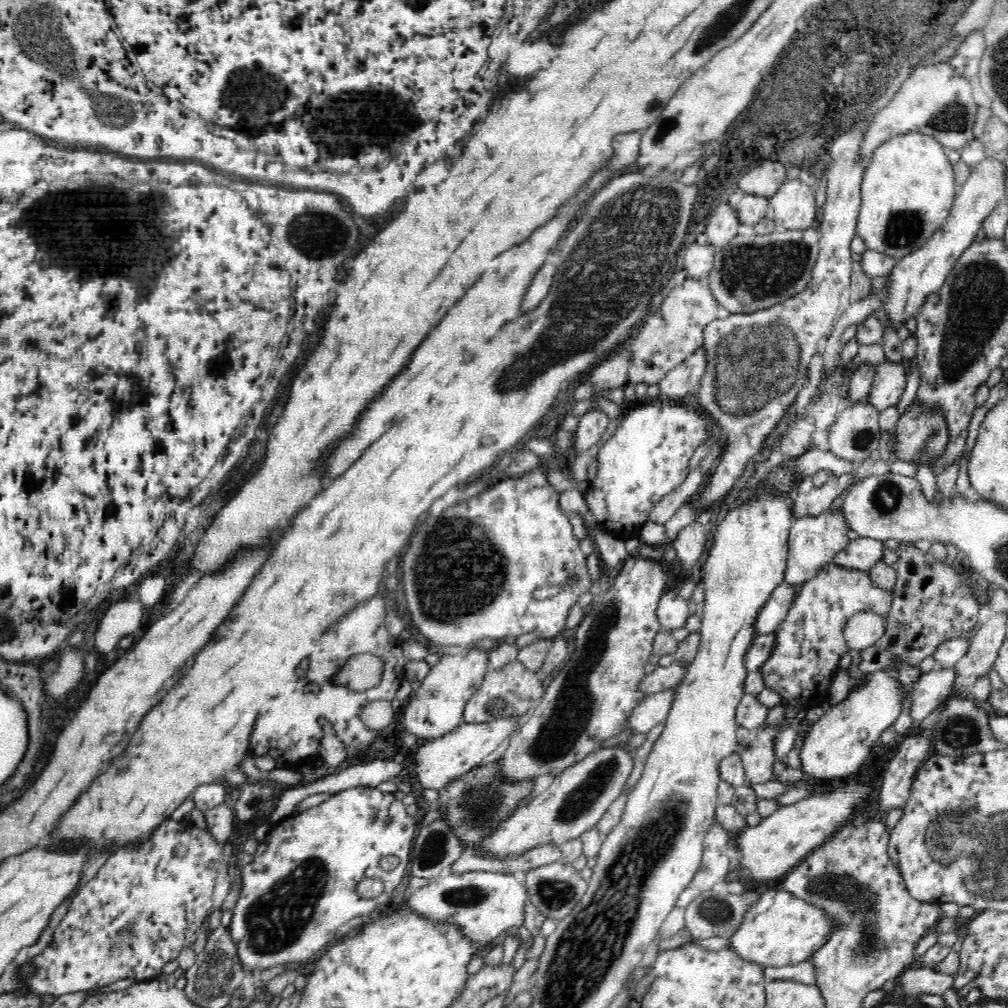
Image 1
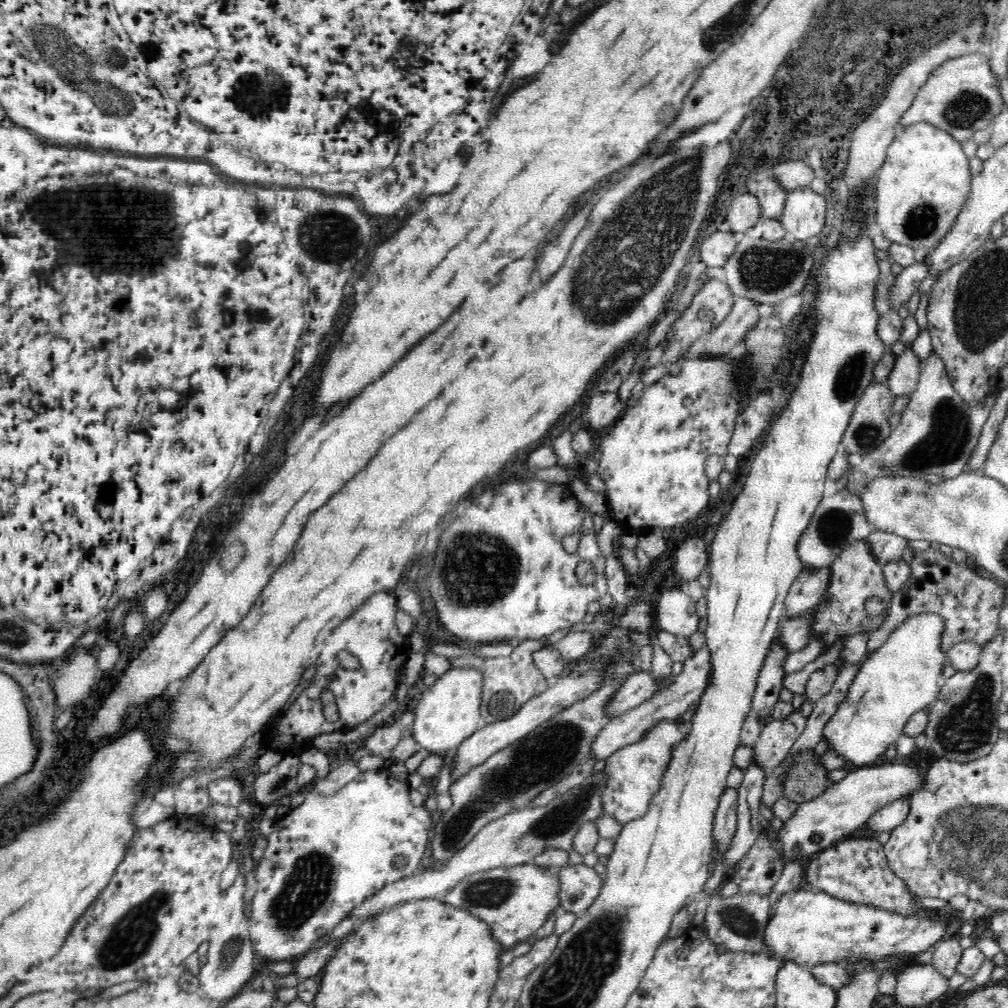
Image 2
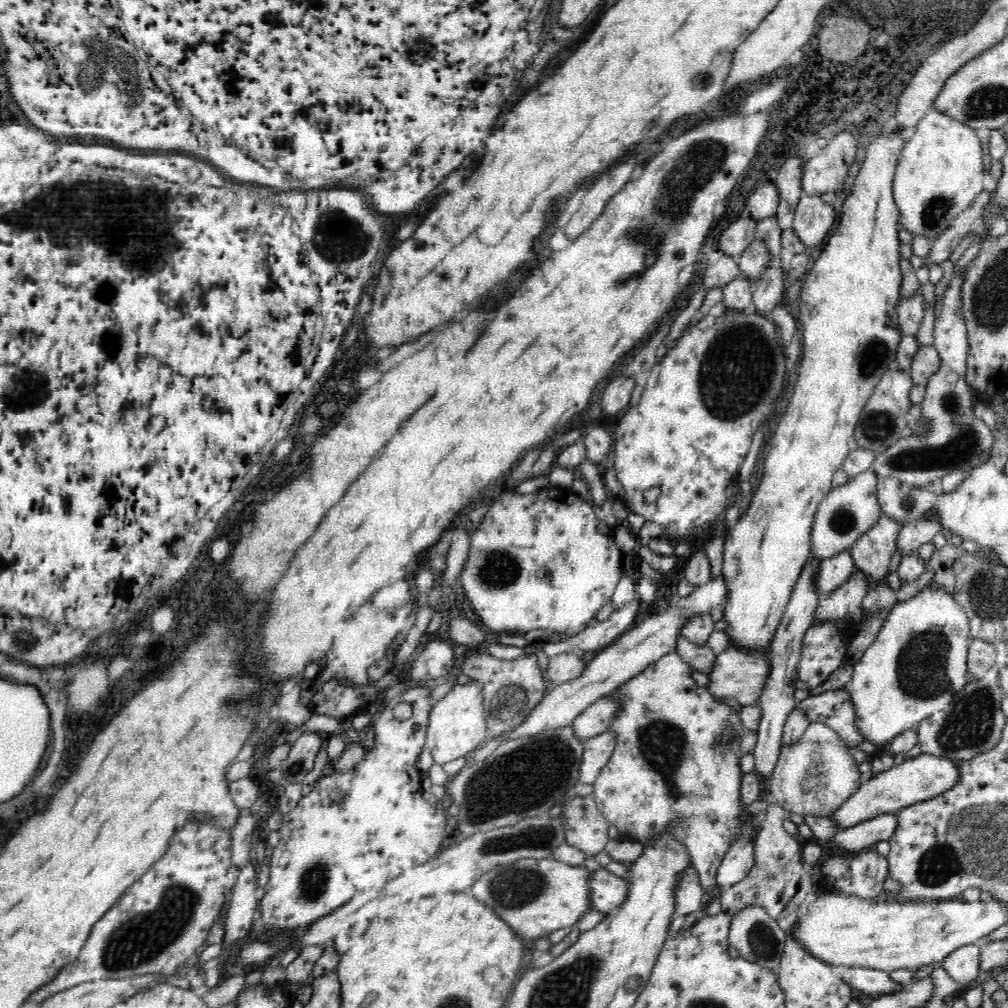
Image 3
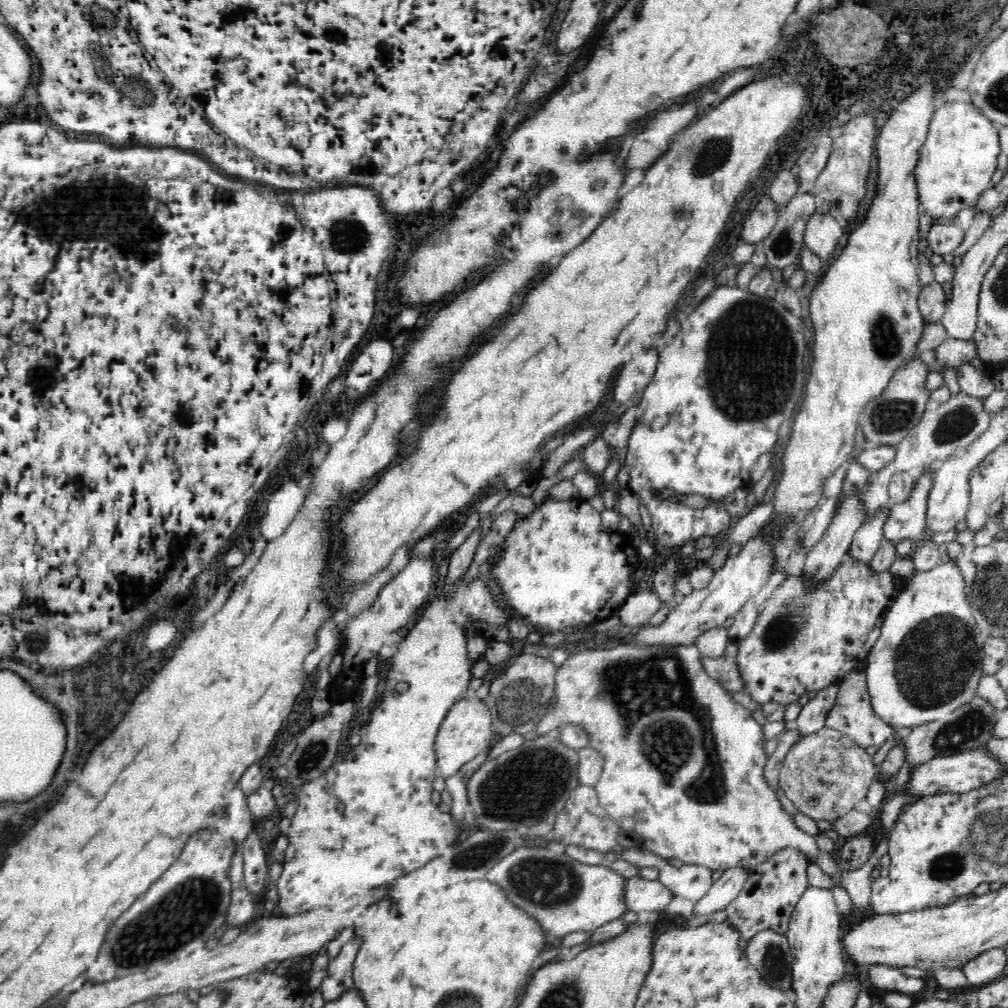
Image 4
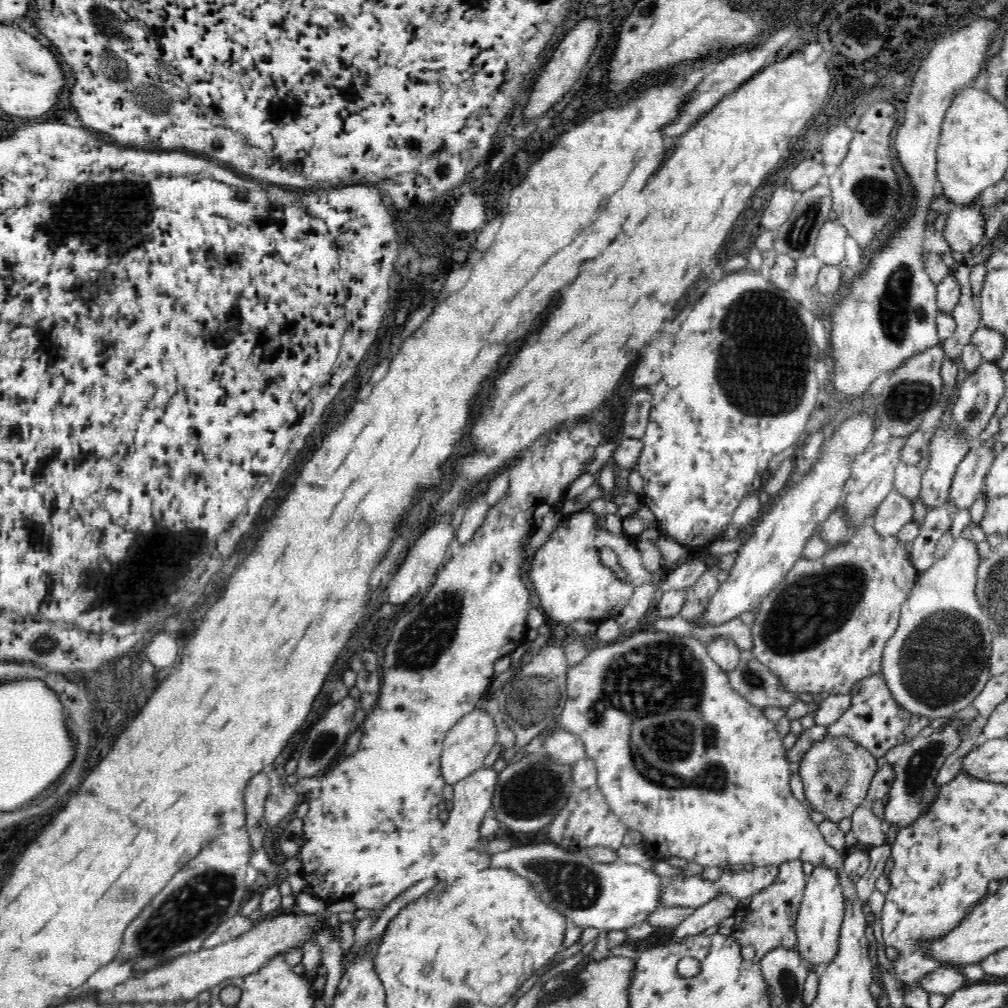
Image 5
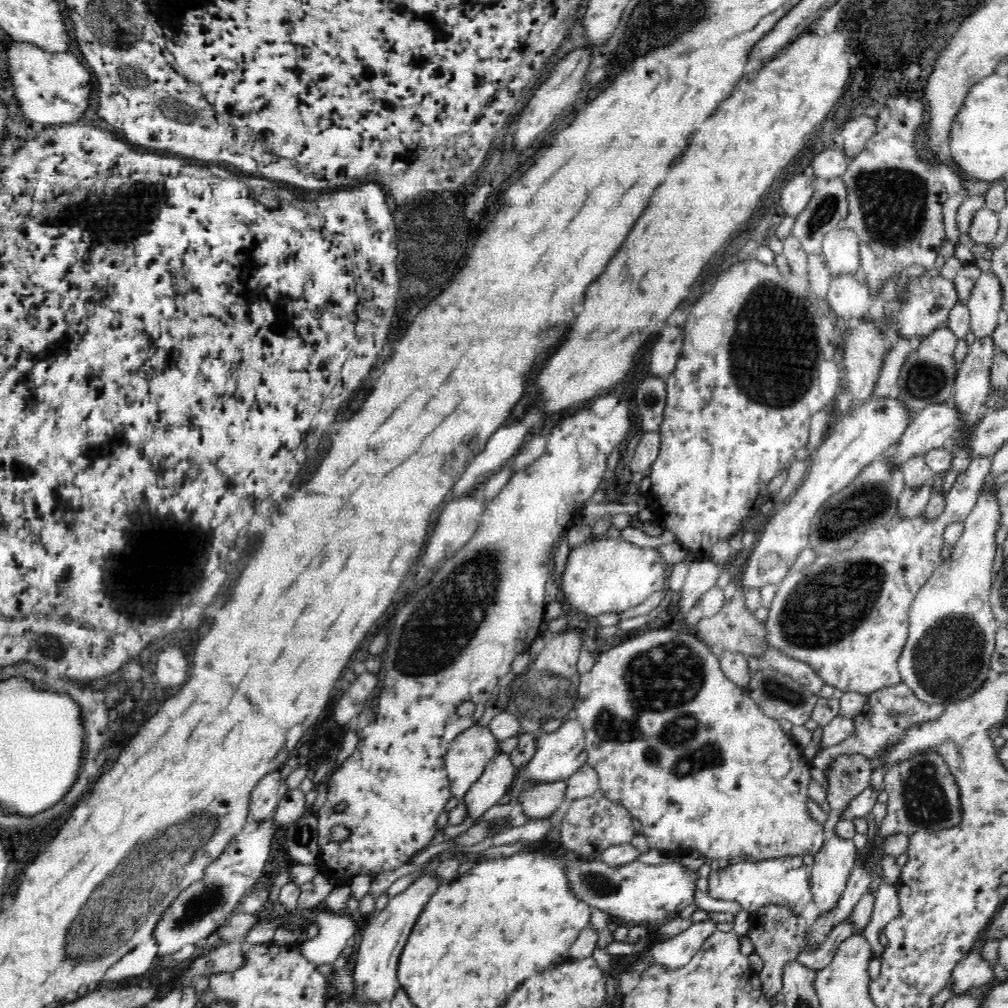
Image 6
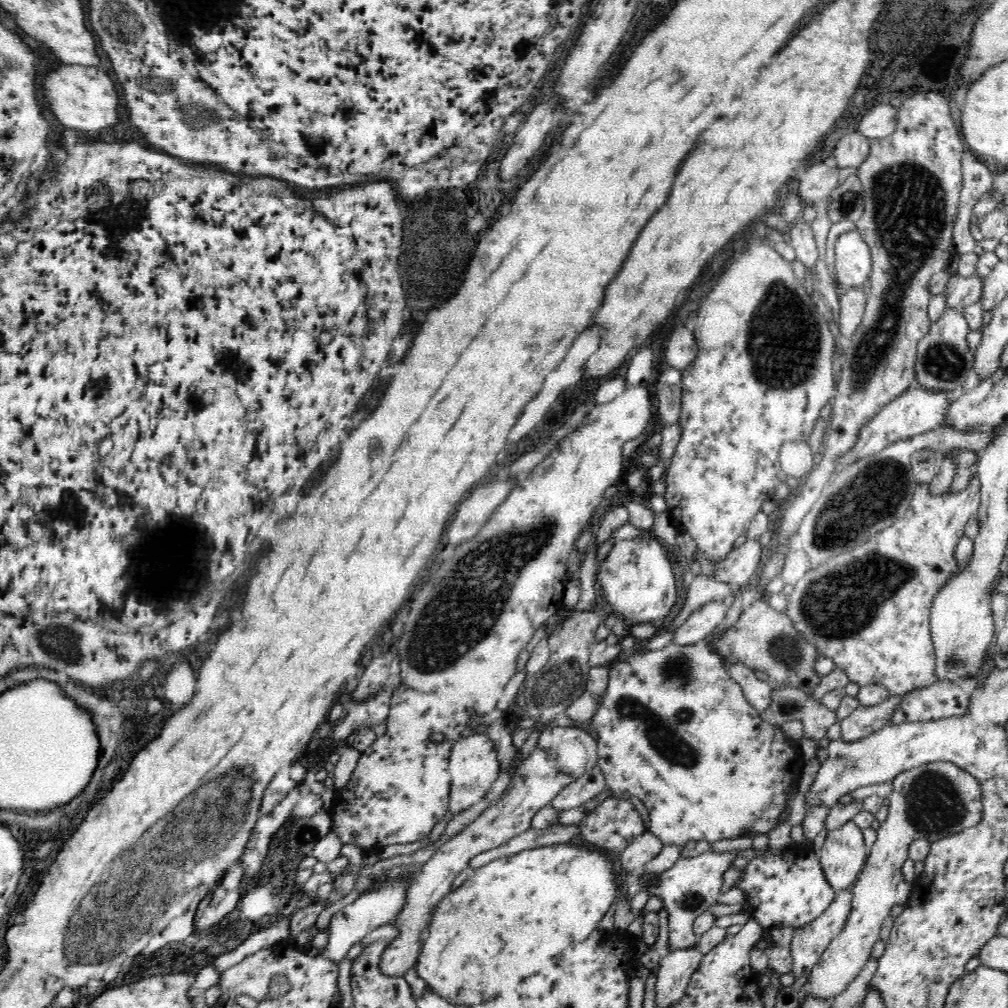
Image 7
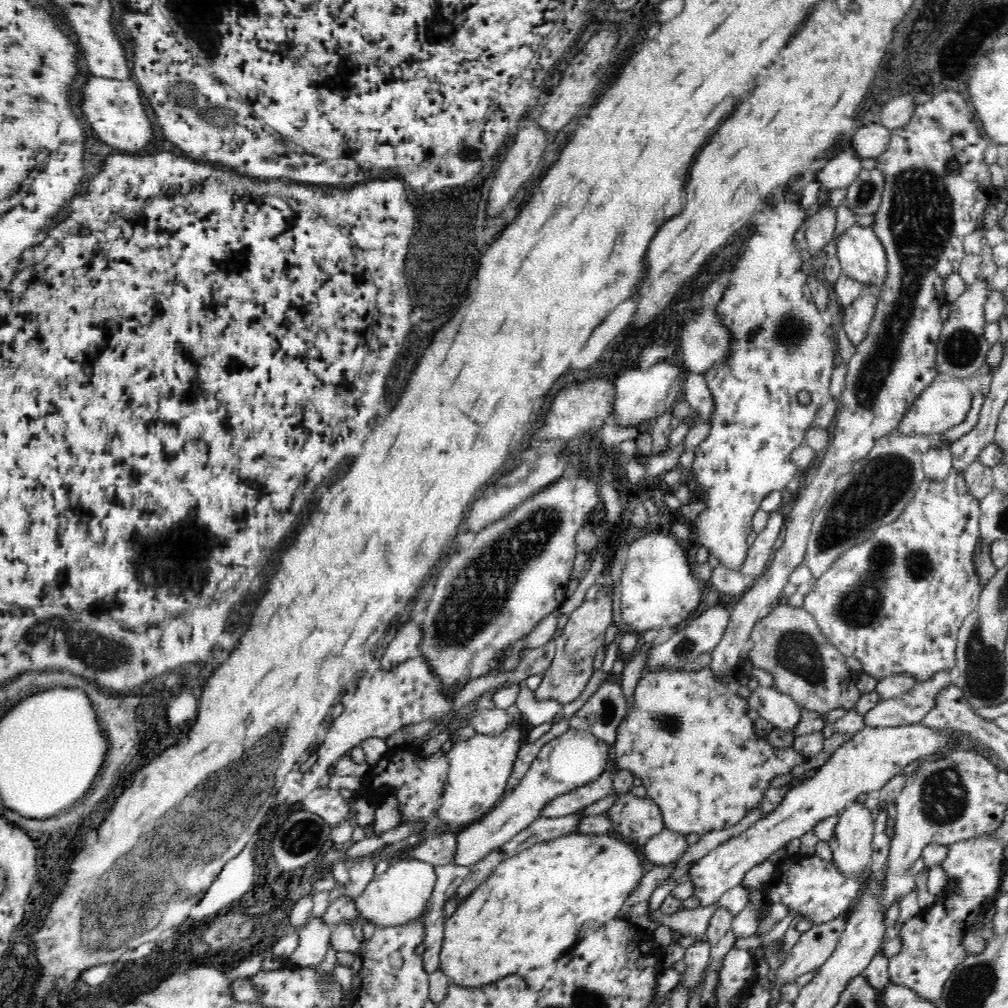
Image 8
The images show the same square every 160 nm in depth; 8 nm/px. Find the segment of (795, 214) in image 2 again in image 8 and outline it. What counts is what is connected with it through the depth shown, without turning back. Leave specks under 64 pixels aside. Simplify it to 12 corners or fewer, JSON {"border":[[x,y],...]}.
{"border":[[854,223],[836,250],[848,278],[887,280],[887,252],[871,226]]}

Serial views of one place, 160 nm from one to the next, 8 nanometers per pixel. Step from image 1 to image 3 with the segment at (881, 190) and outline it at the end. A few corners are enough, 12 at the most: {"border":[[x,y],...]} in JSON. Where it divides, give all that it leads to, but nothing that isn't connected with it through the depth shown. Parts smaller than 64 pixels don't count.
{"border":[[930,108],[900,150],[892,198],[936,238],[982,192],[976,129]]}

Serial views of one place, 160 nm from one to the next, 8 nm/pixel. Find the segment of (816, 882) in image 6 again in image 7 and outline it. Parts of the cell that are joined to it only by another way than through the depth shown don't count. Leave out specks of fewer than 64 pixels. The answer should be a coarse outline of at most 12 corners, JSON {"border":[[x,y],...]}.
{"border":[[854,819],[827,832],[817,855],[832,890],[853,886],[868,852]]}

